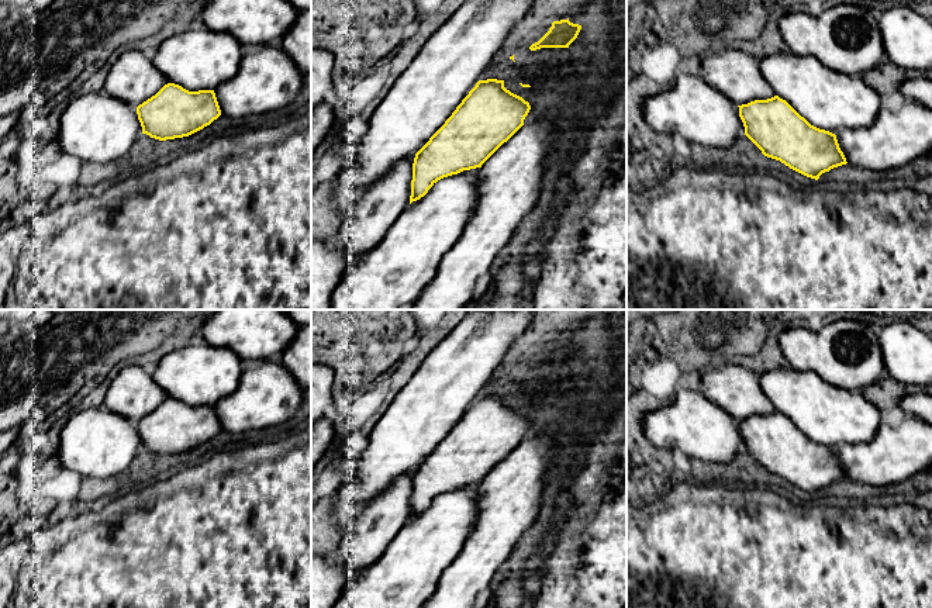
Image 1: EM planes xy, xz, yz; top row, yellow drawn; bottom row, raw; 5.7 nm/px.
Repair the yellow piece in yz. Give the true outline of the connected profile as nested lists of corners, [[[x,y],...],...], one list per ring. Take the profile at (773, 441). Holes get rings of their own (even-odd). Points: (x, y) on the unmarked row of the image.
[[[729,363],[717,369],[710,367],[701,373],[700,393],[739,422],[745,450],[764,471],[815,495],[822,488],[848,479],[835,449],[811,441],[774,408],[760,387],[759,373]]]

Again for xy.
[[[138,365],[118,372],[103,407],[135,422],[142,449],[159,456],[189,452],[221,431],[214,405],[189,407],[169,398]]]

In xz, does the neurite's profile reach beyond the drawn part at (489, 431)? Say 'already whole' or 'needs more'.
needs more

